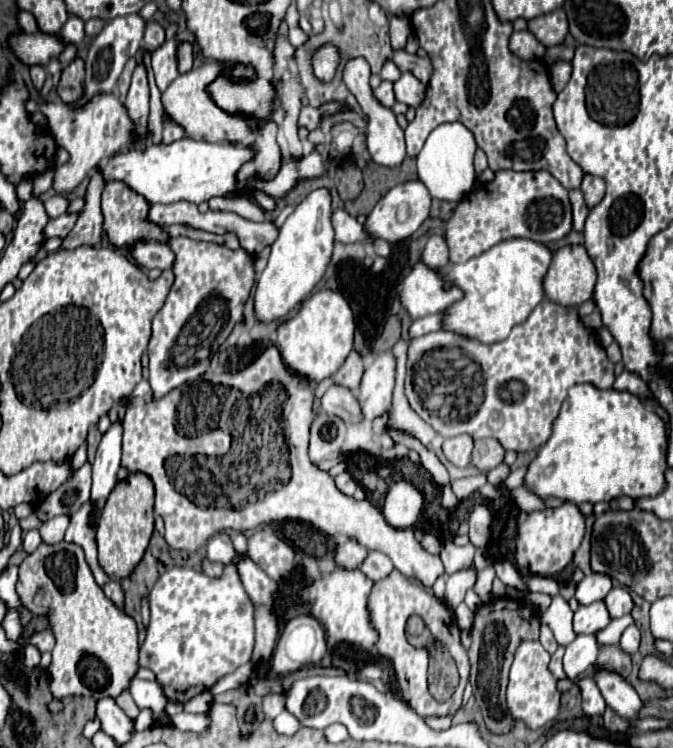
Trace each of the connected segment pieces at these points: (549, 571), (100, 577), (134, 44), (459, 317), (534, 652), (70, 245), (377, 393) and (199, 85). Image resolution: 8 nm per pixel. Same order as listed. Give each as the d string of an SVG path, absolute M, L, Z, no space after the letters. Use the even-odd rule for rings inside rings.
M564 501L556 509L542 509L528 513L526 521L518 525L516 537L516 565L520 573L528 575L554 575L562 571L570 561L574 551L580 547L586 533L586 519L578 505Z
M86 501L70 519L70 527L66 531L66 537L64 541L70 541L70 543L76 543L84 549L86 553L86 561L92 569L92 575L96 579L96 583L102 587L106 585L110 579L108 575L102 571L102 567L98 565L98 559L96 559L96 521L92 521L92 517L96 517L96 511L94 511L94 503L92 501Z
M134 13L134 15L124 15L116 17L106 23L106 27L100 31L100 35L92 41L88 57L86 57L86 81L84 81L84 99L80 103L86 103L90 95L96 95L98 91L110 93L116 87L116 81L130 57L134 57L140 49L140 41L144 37L146 21Z
M508 239L466 263L450 265L446 273L446 281L458 285L464 291L464 299L454 303L454 307L446 309L442 327L450 331L458 331L460 335L466 337L474 337L482 343L496 343L506 339L512 327L524 323L528 315L534 311L534 307L544 299L544 277L548 273L550 261L552 261L552 251L546 245L536 243L532 239Z
M520 641L514 663L510 667L510 681L506 689L506 707L516 721L526 723L528 729L542 729L548 721L554 721L562 709L562 693L558 691L558 679L548 669L550 653L540 641Z
M94 173L86 193L86 207L78 217L74 231L64 239L64 249L76 249L82 245L98 247L102 243L102 209L100 209L100 193L102 193L102 175Z
M390 351L378 355L374 363L366 369L358 391L358 401L368 421L382 415L390 407L394 377L396 377L396 357Z
M206 61L204 65L192 69L190 73L180 75L178 79L174 79L174 83L170 83L170 87L162 93L164 109L194 139L204 139L204 141L212 141L212 143L230 141L230 143L240 145L240 147L250 145L258 137L260 121L256 117L252 117L252 115L228 113L228 111L220 109L214 103L214 99L208 93L208 85L214 83L220 75L226 75L232 81L254 81L256 79L256 69L252 65L246 65L246 63L234 63L232 67L226 67L224 63L218 63L218 61Z

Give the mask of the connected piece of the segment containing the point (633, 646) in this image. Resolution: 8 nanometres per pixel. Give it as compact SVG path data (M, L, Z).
M630 625L624 633L622 633L622 639L620 639L620 647L624 649L624 653L632 655L638 651L638 645L640 645L640 631L636 625Z

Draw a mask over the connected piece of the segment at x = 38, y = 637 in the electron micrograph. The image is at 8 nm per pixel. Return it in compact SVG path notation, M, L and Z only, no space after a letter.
M46 629L46 631L34 633L34 635L30 637L30 643L32 643L34 647L38 647L38 649L40 649L40 653L44 653L44 651L52 651L52 647L54 647L56 639L54 639L52 629Z

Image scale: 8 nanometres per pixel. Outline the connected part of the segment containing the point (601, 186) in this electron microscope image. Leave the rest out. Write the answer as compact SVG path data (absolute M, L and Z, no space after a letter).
M584 175L584 181L582 181L582 193L584 193L584 199L586 199L586 205L588 207L594 207L596 203L602 201L604 197L604 191L606 191L606 183L602 177L596 177L596 175Z

